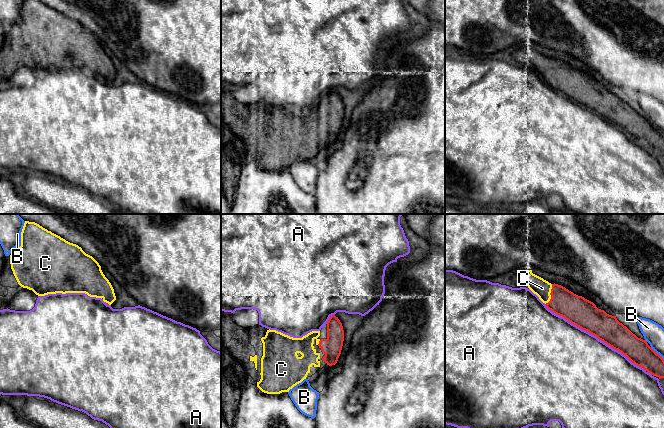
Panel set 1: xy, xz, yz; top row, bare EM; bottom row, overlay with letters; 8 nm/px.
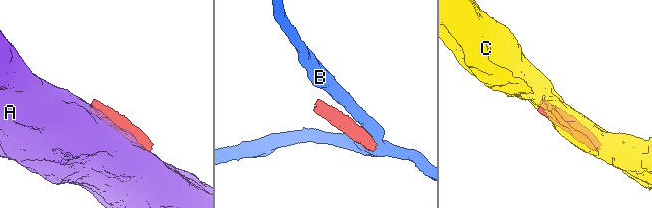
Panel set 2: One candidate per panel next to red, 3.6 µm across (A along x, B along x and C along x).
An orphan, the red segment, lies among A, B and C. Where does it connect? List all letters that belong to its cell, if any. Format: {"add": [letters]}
{"add": ["C"]}

